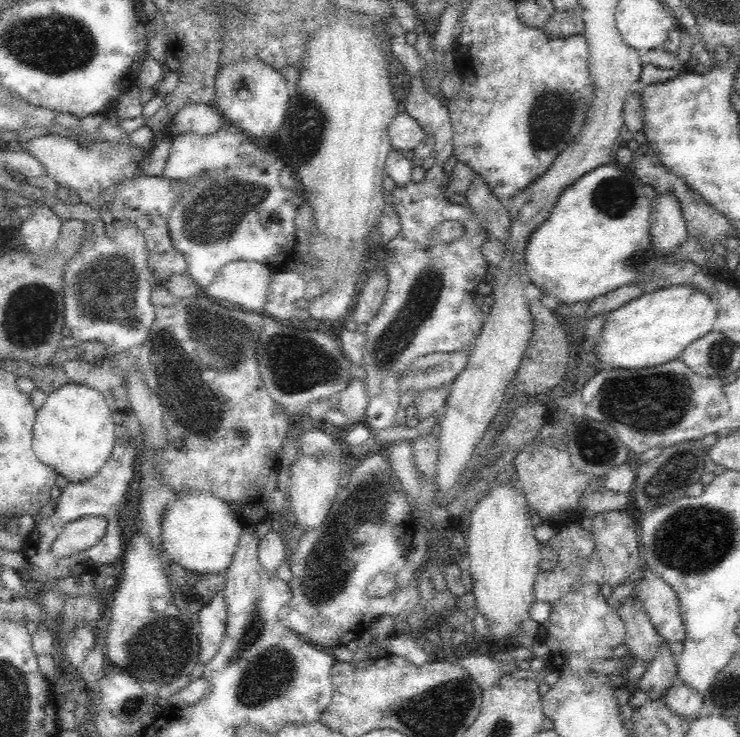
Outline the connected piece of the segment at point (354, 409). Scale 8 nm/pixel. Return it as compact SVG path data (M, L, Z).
M352 380L337 398L340 401L339 410L347 419L347 427L363 423L367 409L368 396L364 381Z

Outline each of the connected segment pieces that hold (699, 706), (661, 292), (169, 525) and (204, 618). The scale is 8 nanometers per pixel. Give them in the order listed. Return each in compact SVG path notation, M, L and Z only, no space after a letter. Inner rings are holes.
M680 676L675 678L674 686L662 696L662 699L671 713L680 718L695 719L703 712L703 695L686 686Z
M668 286L655 289L606 314L602 337L595 346L596 356L600 362L628 370L679 360L687 346L713 330L717 318L715 304L697 288Z
M199 490L178 492L162 522L164 559L198 574L225 572L234 558L242 529L234 509L223 500Z
M224 589L218 592L216 597L200 610L196 627L200 632L198 635L200 664L208 664L218 653L225 636L227 614Z

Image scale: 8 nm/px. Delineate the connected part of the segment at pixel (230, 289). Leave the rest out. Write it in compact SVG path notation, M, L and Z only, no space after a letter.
M233 261L221 266L205 290L214 298L238 304L242 310L260 312L266 300L274 267L255 261Z

